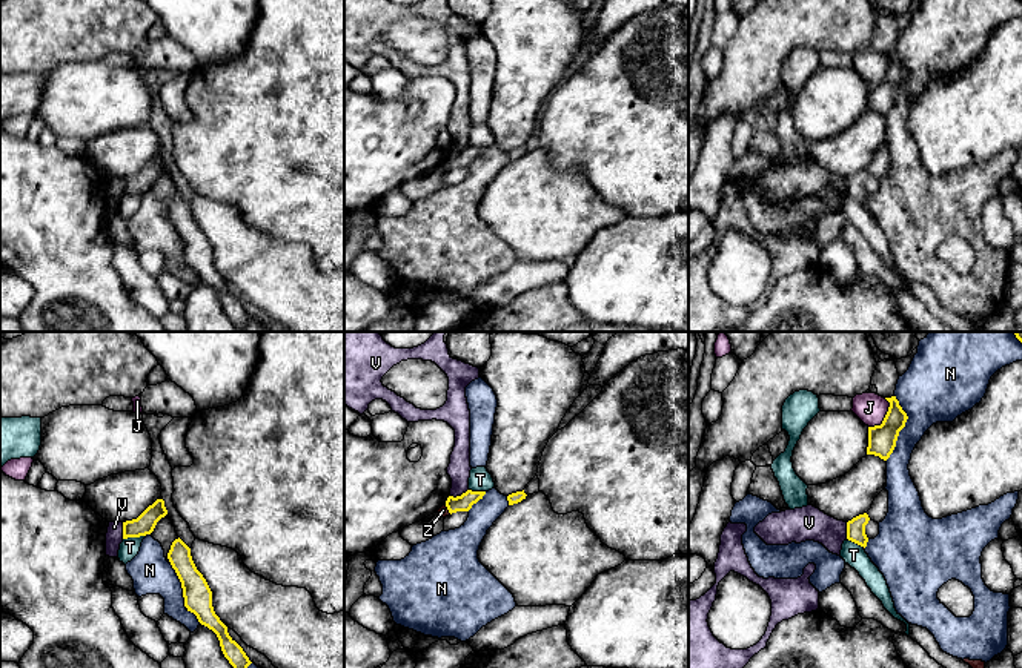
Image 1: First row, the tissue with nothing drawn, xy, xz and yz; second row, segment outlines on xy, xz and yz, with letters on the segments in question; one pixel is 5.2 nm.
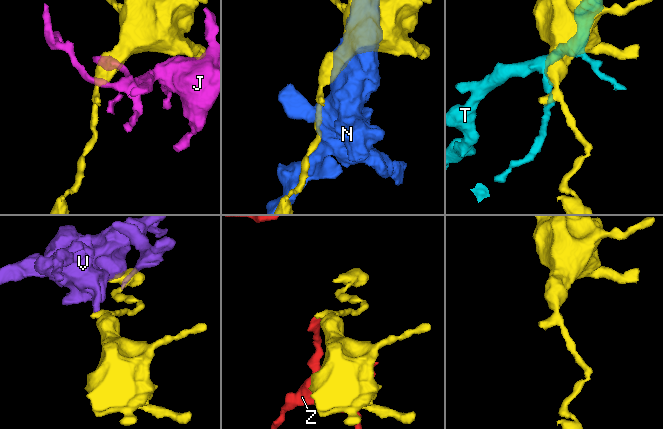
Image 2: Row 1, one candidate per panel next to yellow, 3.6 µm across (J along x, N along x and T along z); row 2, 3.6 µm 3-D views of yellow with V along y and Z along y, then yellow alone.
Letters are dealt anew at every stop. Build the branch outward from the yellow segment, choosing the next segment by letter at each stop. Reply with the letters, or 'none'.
none

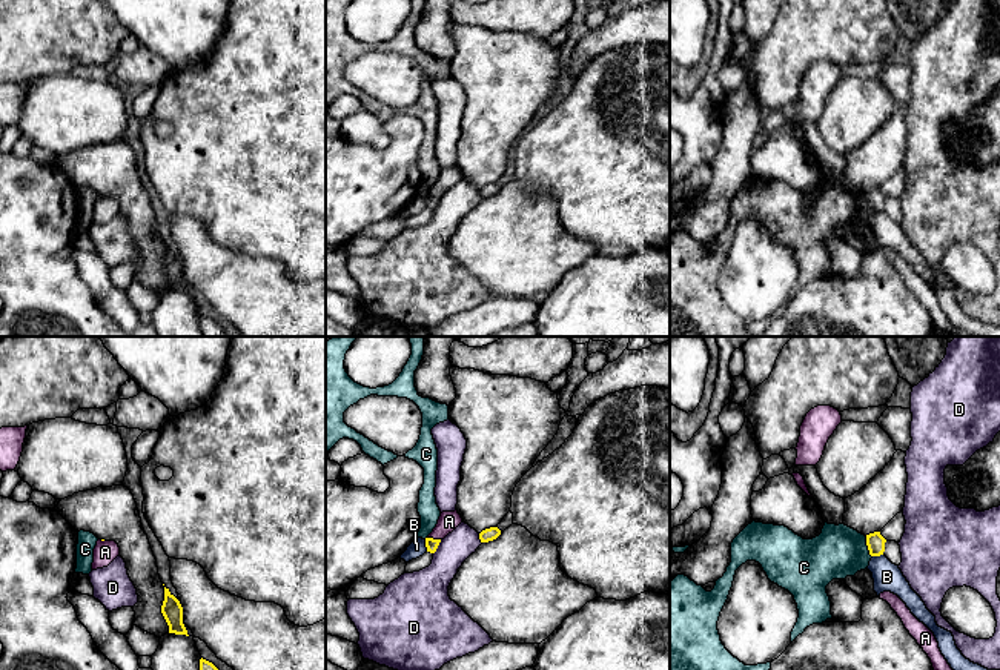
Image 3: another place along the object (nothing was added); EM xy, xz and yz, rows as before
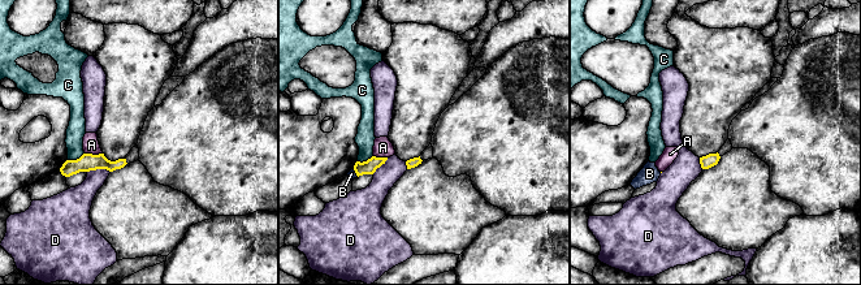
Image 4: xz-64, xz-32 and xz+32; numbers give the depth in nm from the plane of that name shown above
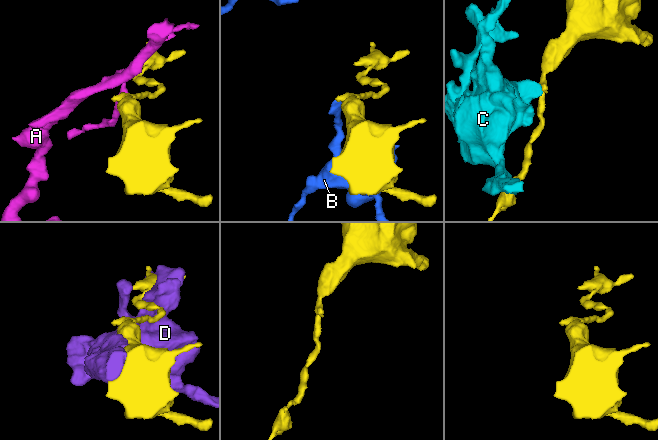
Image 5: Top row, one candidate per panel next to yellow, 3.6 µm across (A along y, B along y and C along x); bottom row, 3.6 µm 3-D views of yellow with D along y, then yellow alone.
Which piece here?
none

